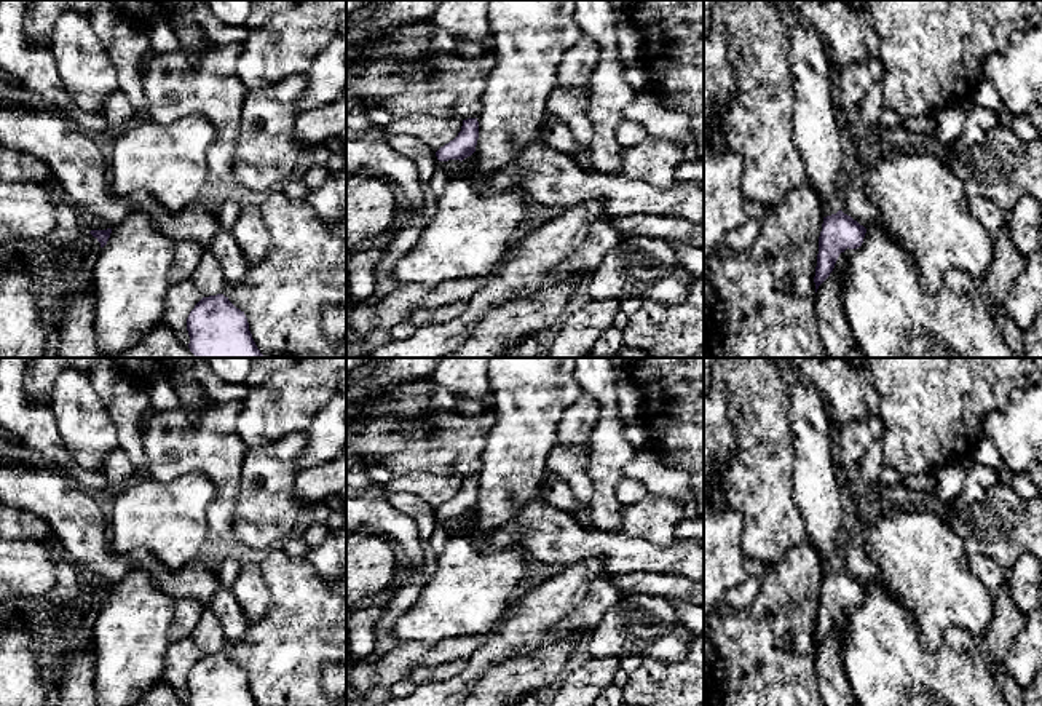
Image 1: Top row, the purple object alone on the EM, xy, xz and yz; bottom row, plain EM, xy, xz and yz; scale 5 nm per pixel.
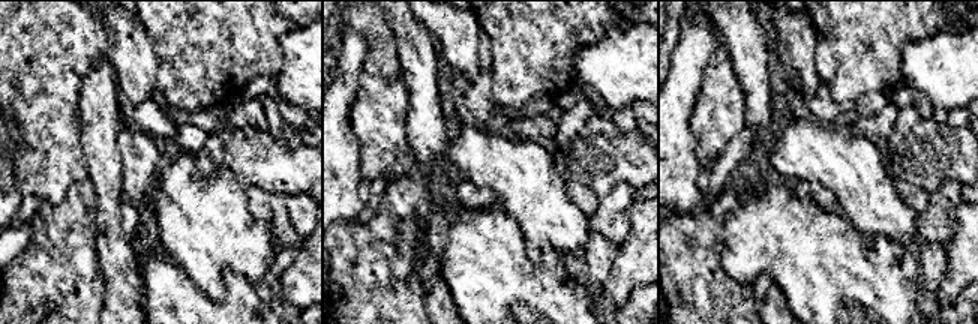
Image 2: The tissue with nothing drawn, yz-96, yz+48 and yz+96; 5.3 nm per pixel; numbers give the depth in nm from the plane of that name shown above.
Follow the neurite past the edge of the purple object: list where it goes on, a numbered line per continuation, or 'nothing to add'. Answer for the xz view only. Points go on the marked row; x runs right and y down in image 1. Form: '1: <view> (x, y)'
nothing to add

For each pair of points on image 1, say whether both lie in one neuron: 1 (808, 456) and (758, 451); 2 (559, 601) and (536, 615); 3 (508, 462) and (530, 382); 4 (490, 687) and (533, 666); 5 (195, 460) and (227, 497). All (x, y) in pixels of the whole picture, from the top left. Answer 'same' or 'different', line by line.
1: different
2: same
3: same
4: same
5: same

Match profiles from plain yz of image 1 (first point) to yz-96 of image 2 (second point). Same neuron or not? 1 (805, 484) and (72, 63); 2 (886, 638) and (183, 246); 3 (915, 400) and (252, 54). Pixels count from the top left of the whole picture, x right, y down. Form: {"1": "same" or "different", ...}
{"1": "different", "2": "different", "3": "same"}

